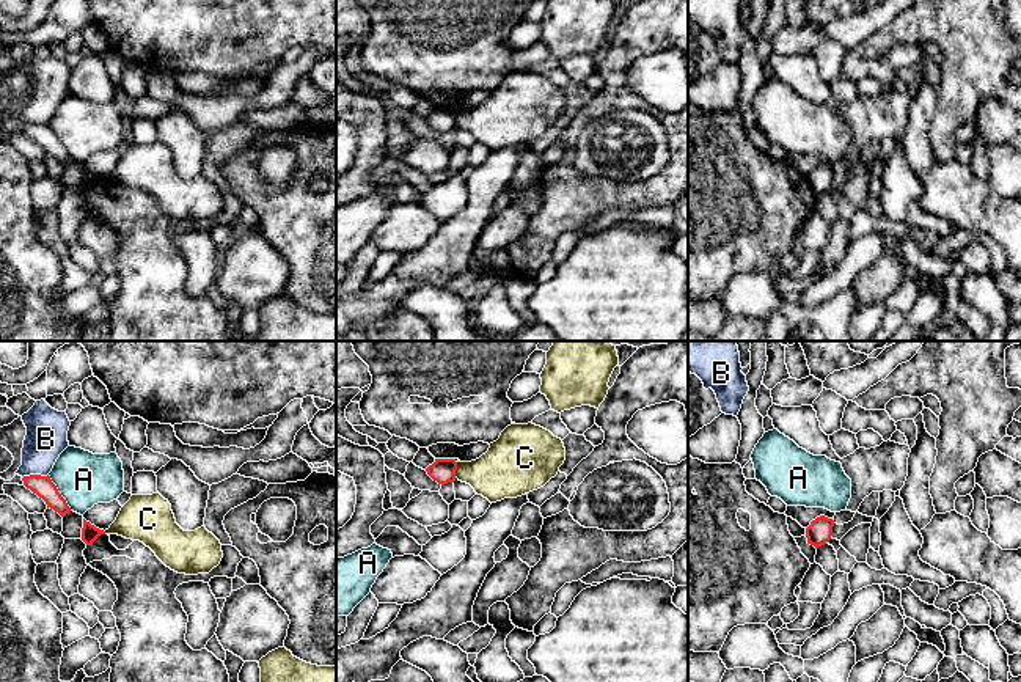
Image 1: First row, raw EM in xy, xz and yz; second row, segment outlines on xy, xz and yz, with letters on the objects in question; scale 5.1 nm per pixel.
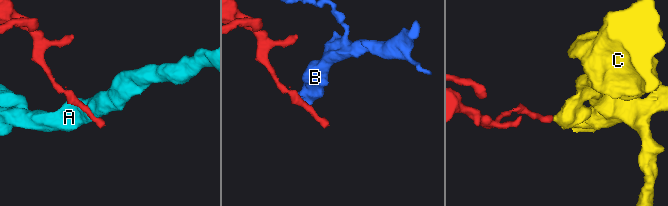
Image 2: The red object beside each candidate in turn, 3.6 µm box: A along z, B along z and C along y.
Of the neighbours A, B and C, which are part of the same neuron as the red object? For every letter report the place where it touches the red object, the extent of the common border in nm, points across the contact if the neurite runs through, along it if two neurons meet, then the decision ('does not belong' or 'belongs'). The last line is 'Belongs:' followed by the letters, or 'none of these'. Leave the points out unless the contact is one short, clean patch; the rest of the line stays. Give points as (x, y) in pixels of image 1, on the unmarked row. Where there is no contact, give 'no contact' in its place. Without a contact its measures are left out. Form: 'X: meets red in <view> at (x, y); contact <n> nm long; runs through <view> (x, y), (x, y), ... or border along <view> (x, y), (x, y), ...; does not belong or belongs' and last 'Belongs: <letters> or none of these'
A: meets red in xy at (58, 140); contact 220 nm long; border along xy (47, 123), (71, 157); does not belong
B: meets red in xy at (35, 123); contact 140 nm long; border along xy (47, 121), (25, 123), (22, 126); does not belong
C: meets red in xz at (456, 117); contact 90 nm long; border along xz (457, 110), (456, 126); does not belong
Belongs: none of these

